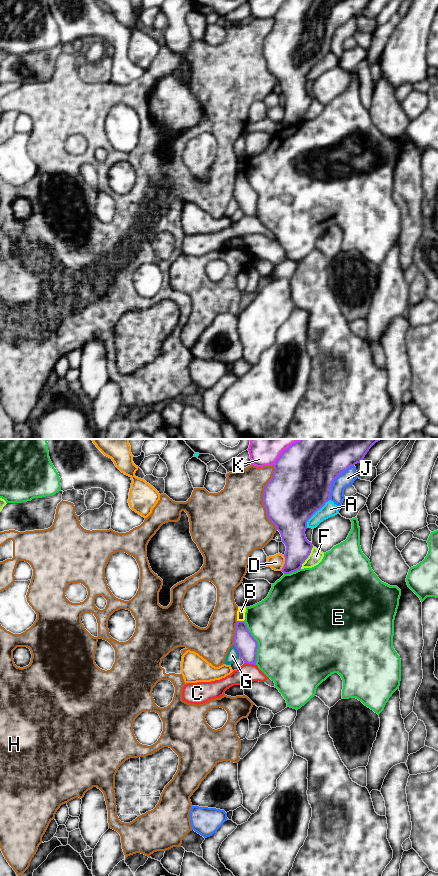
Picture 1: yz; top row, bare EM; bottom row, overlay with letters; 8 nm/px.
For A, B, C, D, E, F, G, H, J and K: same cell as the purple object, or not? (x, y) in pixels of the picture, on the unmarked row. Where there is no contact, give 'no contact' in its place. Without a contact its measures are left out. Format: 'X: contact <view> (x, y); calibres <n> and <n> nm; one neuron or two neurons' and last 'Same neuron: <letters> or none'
A: contact yz (315, 64); calibres 480 and 120 nm; two neurons
B: contact yz (241, 173); calibres 170 and 70 nm; two neurons
C: contact yz (250, 215); calibres 170 and 140 nm; two neurons
D: contact yz (285, 115); calibres 200 and 120 nm; two neurons
E: contact yz (257, 195); calibres 170 and 500 nm; two neurons
F: contact yz (307, 109); calibres 200 and 110 nm; two neurons
G: contact yz (237, 202); calibres 170 and 90 nm; two neurons
H: contact yz (263, 49); calibres 460 and 460 nm; two neurons
J: contact yz (334, 31); calibres 480 and 120 nm; two neurons
K: contact yz (280, 8); calibres 480 and 150 nm; two neurons
Same neuron: none

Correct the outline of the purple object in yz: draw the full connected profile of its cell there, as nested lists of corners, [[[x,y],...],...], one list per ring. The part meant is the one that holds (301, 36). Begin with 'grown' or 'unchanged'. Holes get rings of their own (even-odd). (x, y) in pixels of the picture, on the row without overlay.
unchanged | [[[287,0],[273,17],[273,29],[267,35],[263,55],[268,71],[277,79],[286,98],[284,126],[301,121],[313,100],[306,90],[308,72],[330,52],[334,32],[363,11],[370,0]]]

